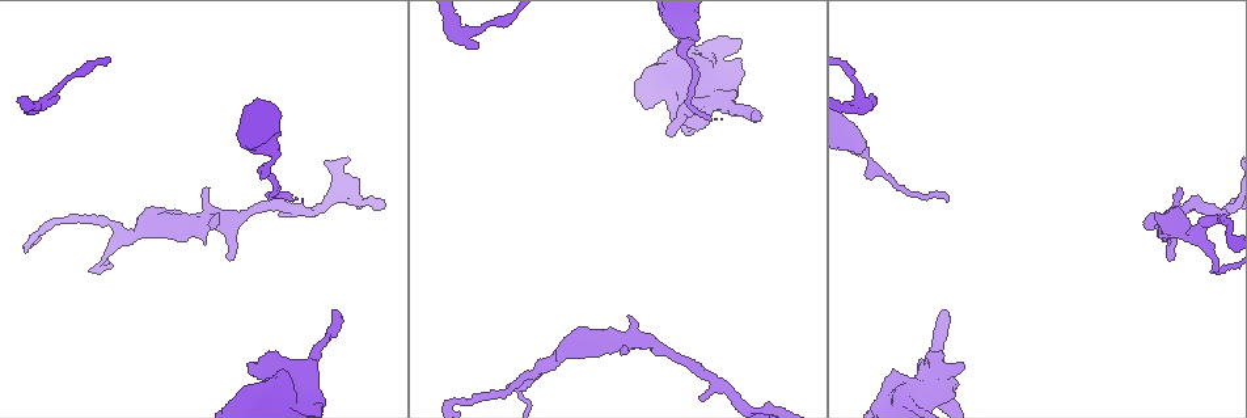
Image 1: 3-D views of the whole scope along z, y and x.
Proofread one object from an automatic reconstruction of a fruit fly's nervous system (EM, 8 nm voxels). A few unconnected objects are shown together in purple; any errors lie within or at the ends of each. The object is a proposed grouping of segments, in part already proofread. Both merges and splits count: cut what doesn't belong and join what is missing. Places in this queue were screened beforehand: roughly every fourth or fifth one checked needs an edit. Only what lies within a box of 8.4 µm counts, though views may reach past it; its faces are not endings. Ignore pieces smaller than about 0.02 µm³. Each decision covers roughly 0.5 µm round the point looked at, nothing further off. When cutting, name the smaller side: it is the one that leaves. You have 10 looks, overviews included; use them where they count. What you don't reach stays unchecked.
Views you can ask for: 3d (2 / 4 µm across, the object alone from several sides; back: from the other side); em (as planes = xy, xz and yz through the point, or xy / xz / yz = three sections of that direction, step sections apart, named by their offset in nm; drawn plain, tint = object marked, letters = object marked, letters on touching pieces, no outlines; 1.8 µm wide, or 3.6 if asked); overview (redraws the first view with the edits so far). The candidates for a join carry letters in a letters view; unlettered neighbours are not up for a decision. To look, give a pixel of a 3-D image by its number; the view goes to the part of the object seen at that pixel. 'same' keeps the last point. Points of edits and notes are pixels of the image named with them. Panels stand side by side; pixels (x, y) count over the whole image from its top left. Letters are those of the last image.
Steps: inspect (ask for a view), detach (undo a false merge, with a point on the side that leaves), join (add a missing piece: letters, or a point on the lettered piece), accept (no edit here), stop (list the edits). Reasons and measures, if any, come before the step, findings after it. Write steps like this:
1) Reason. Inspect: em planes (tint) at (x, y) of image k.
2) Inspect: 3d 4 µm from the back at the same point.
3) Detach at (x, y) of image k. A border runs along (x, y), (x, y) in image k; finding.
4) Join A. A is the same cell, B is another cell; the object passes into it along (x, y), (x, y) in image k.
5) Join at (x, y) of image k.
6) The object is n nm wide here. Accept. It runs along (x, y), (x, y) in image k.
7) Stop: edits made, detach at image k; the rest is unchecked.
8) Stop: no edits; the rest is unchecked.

Thick turns thin. Inspect: em 3.6 µm xy step 8 (letters) at (927, 391) of image 1.

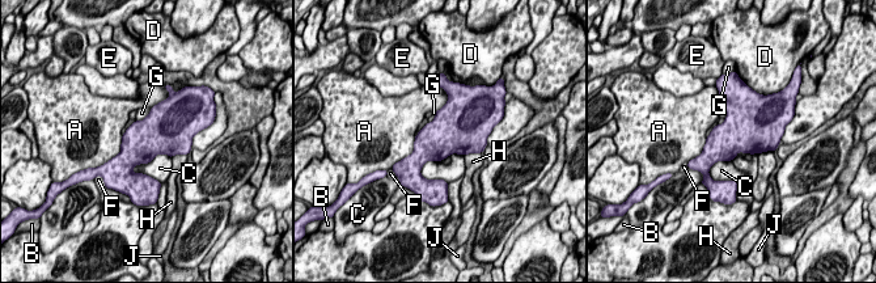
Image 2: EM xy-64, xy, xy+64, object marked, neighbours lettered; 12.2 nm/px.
Accept. A, B, C, D, E, F, G, H and J are other cells; a border runs along (481, 152), (462, 155) in image 2; all the same neuron.

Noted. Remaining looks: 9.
Sudden change in width. Inspect: em xy step 4 (letters) at (862, 145) of image 1.

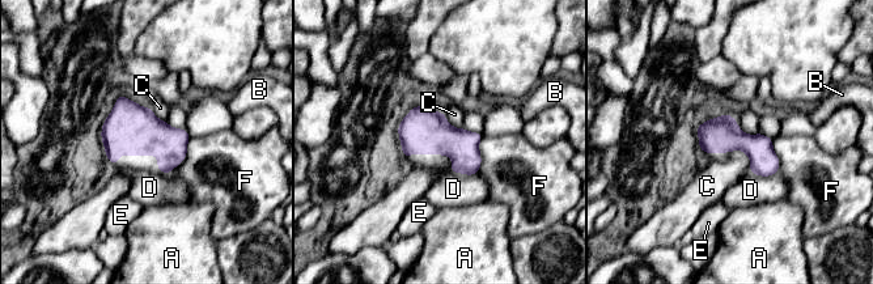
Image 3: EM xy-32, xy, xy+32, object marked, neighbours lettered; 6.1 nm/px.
Accept. A, B, C, D, E and F are other cells; a border runs along (728, 152), (742, 151), (751, 173) in image 3; all the same neuron.

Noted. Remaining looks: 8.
Thin end. Inspect: em xy step 8 (letters) at (875, 97) of image 1.

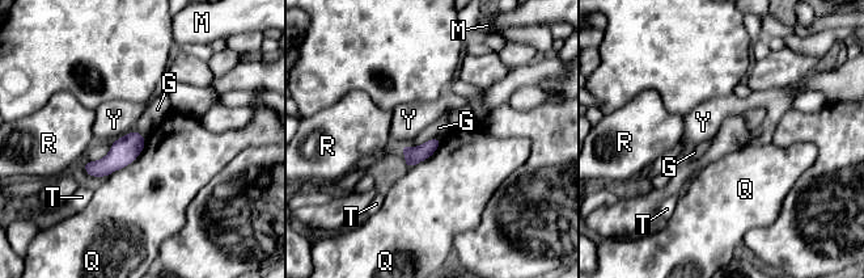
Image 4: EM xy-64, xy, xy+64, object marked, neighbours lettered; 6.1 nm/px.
Another direction. Inspect: em planes (letters) at the same point.

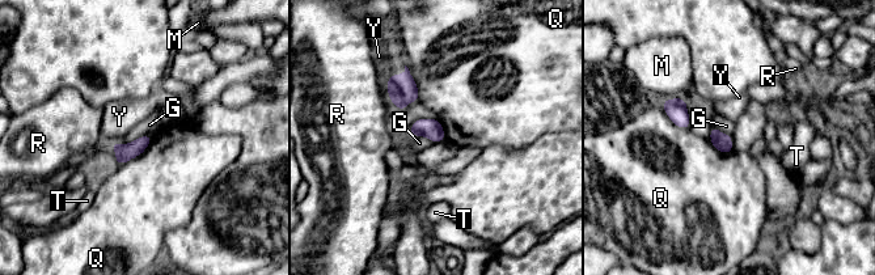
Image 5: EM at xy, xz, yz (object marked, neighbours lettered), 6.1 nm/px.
The object is 110 nm wide here. Detach at (397, 100) of image 5. G, M, Q, R, T and Y are other cells; a border runs along (389, 81), (408, 102) in image 5; a second neuron is stuck on.

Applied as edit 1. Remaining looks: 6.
Inspect: em yz step 4 (tint) at (1215, 265) of image 1.

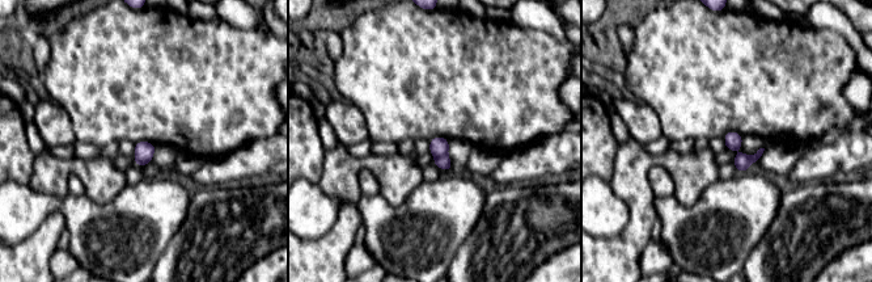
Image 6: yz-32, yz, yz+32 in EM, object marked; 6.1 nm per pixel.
Cut it another way. Inspect: em planes (letters) at the same point.

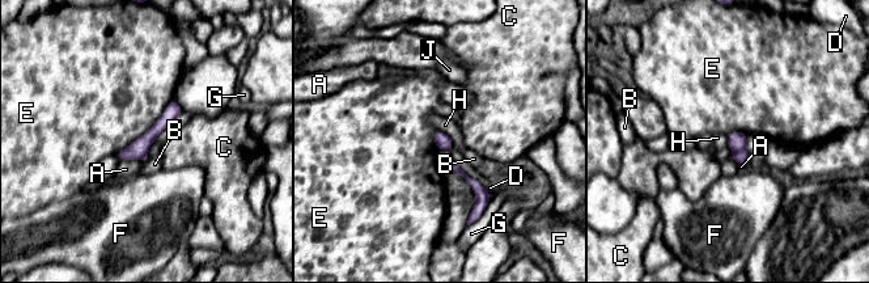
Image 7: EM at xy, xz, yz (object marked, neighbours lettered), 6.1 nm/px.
The longest contact is with E, 500 nm. Detach at (742, 157) of image 7. A, B, C, D, E, F, G, H and J are other cells; the part that leaves runs along (454, 168), (479, 190), (484, 201) in image 7; a second neuron is stuck on.

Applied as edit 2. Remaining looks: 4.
Stop: edits made, detach at image 5, detach at image 7; the rest is unchecked.

